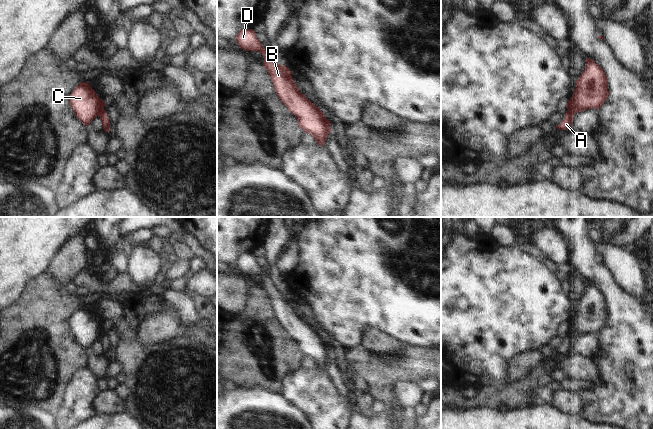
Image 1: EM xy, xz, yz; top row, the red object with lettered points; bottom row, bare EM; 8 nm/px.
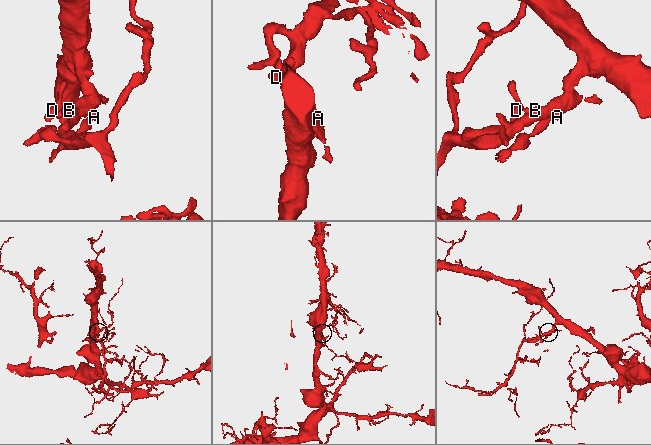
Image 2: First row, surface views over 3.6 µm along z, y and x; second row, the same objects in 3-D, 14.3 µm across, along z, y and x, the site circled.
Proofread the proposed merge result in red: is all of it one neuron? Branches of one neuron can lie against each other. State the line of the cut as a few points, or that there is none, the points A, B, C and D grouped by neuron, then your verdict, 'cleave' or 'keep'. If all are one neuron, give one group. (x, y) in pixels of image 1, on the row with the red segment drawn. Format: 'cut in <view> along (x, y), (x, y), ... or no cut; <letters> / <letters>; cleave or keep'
cut in xy along (103, 109), (98, 115); A / B C D; cleave

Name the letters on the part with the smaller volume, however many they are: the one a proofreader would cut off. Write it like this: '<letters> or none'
A

